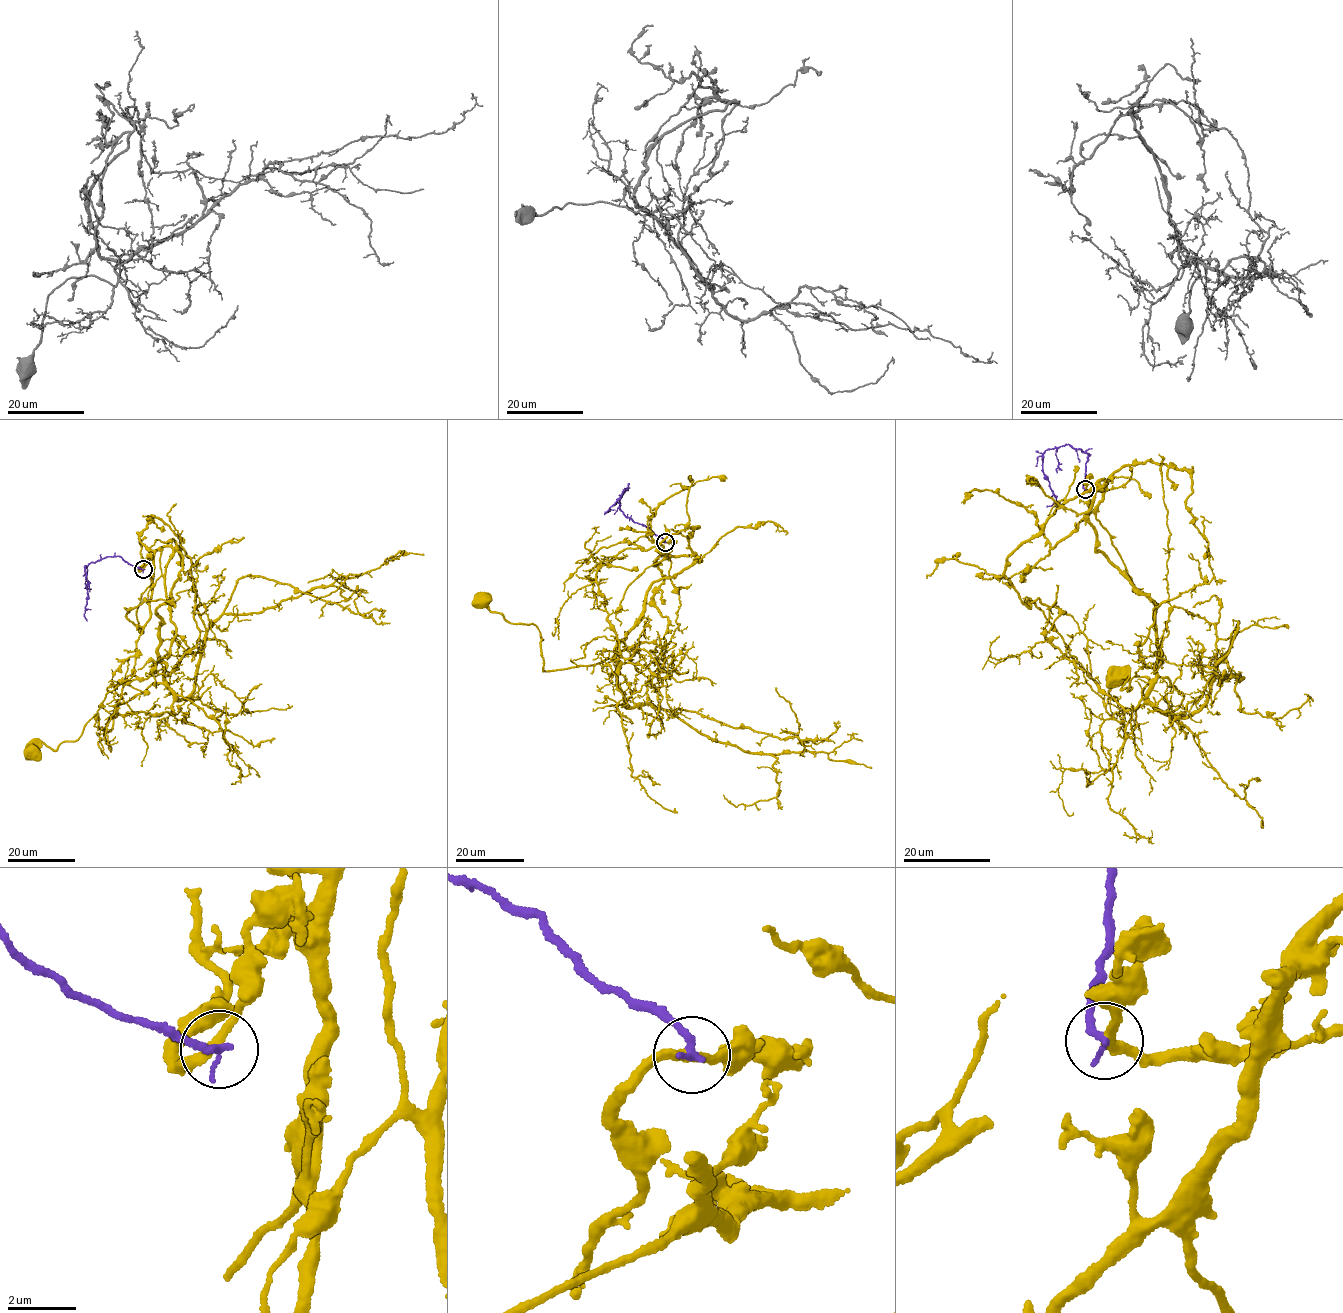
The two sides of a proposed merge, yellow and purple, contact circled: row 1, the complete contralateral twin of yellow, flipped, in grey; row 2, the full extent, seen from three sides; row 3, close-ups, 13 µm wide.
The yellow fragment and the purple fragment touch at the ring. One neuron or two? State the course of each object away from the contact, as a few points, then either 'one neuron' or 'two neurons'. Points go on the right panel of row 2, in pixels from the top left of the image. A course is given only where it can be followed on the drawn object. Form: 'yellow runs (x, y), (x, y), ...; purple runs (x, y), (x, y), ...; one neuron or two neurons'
yellow runs (1085, 488), (1131, 468), (1088, 522), (1152, 601), (1182, 703), (1117, 678); purple runs (1085, 489), (1083, 485), (1090, 454), (1065, 444), (1047, 449), (1043, 454), (1042, 470), (1056, 500), (1046, 506); two neurons

